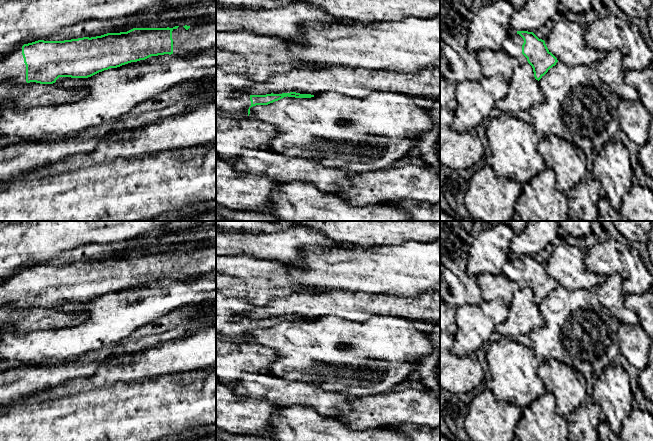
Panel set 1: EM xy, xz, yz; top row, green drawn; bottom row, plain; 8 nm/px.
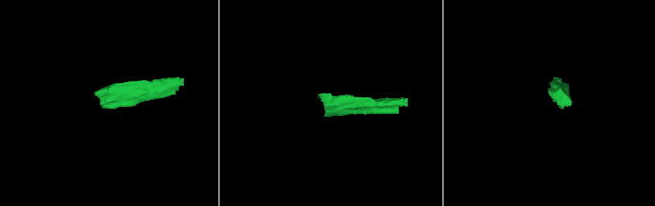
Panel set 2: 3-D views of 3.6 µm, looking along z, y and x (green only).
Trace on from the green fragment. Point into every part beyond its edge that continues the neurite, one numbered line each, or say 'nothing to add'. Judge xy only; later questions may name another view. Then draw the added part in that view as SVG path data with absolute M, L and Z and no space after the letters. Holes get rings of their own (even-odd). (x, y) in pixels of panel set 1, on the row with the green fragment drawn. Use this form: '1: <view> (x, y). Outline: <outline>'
1: xy (198, 37). Outline: M216 19L210 22L202 22L190 26L186 30L183 26L179 26L177 29L172 31L173 39L173 54L184 55L190 52L203 51L205 49L216 46Z
2: xy (12, 67). Outline: M19 47L0 60L0 84L10 80L18 84L27 83L22 47Z

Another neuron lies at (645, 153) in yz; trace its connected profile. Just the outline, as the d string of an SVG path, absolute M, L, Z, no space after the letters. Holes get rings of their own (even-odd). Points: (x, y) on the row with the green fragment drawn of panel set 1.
M653 118L649 123L648 141L639 147L638 158L645 174L653 178Z

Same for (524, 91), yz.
M527 62L514 69L509 81L506 96L496 102L495 107L506 115L514 115L521 110L529 110L536 104L545 101L544 93L535 79L532 66Z

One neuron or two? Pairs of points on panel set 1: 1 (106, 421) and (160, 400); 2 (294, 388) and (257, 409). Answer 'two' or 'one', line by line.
1: one
2: two

